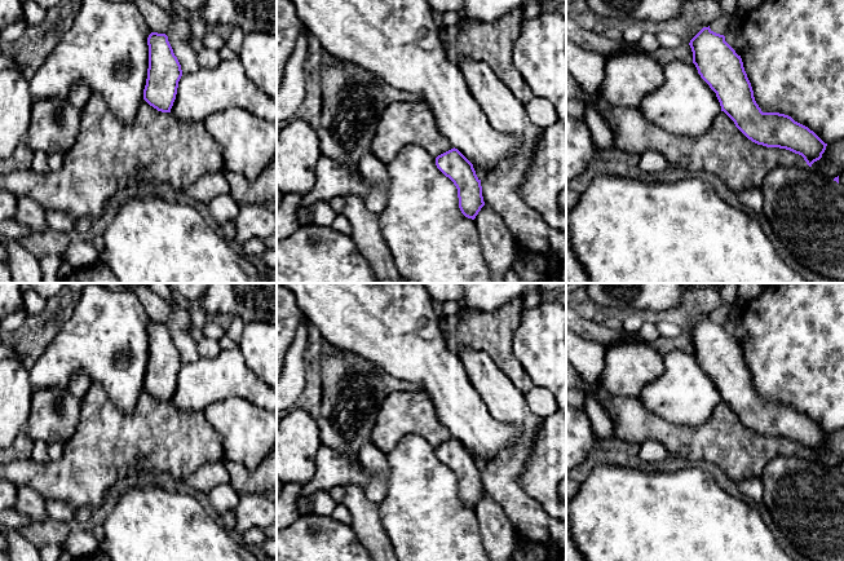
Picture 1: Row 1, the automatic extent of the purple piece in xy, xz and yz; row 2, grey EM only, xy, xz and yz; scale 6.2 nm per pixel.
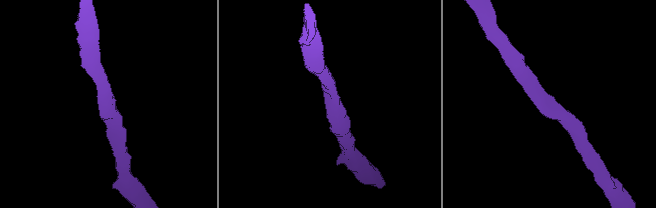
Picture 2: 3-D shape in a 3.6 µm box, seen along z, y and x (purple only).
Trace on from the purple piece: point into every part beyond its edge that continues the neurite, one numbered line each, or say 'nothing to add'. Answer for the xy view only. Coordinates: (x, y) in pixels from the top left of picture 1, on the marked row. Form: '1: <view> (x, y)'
1: xy (109, 155)

